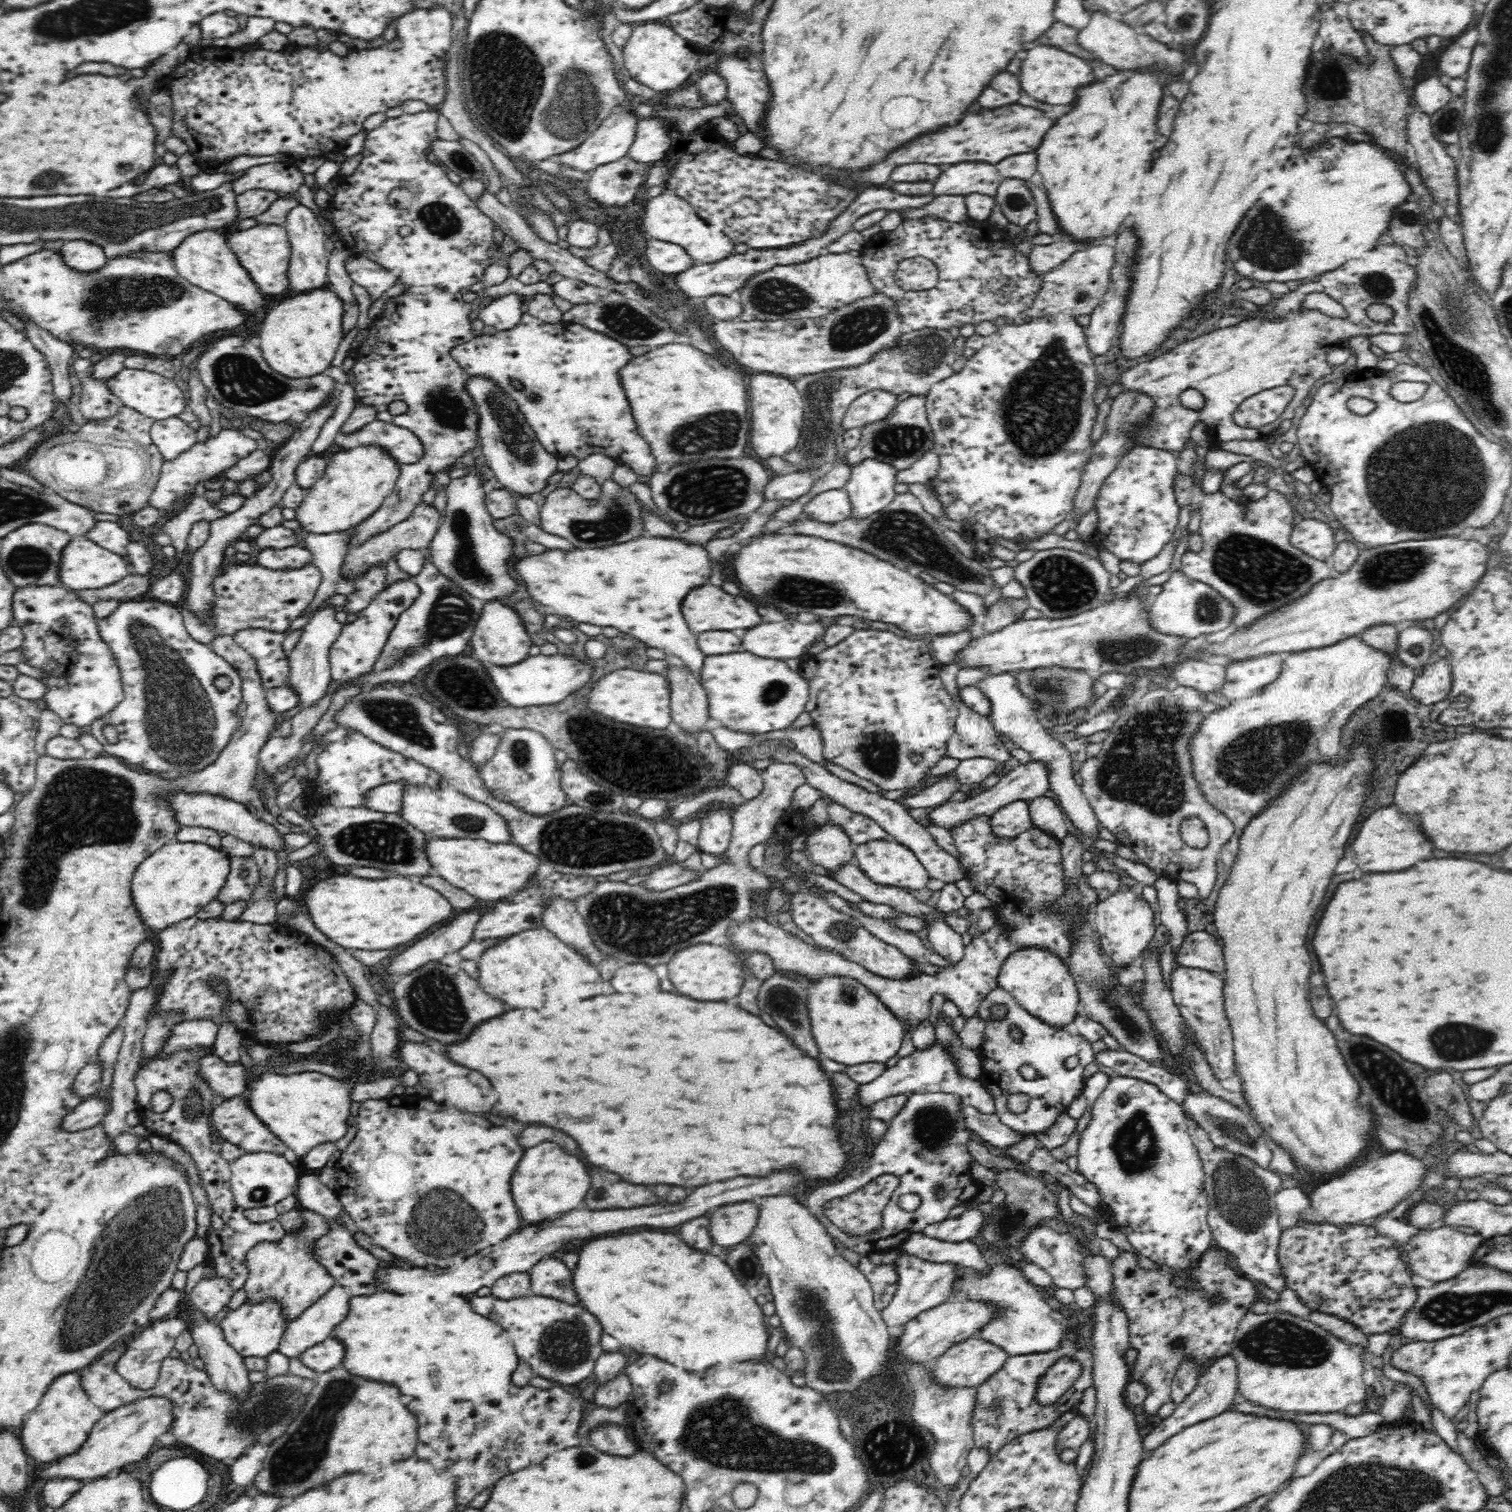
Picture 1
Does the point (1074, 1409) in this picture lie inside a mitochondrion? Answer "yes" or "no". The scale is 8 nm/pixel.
no

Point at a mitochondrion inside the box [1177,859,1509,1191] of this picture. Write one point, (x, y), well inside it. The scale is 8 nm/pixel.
(1451, 1041)

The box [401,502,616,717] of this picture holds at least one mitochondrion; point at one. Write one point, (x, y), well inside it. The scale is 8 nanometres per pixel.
(465, 562)

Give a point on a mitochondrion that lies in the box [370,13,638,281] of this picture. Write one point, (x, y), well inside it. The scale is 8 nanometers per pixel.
(504, 73)

